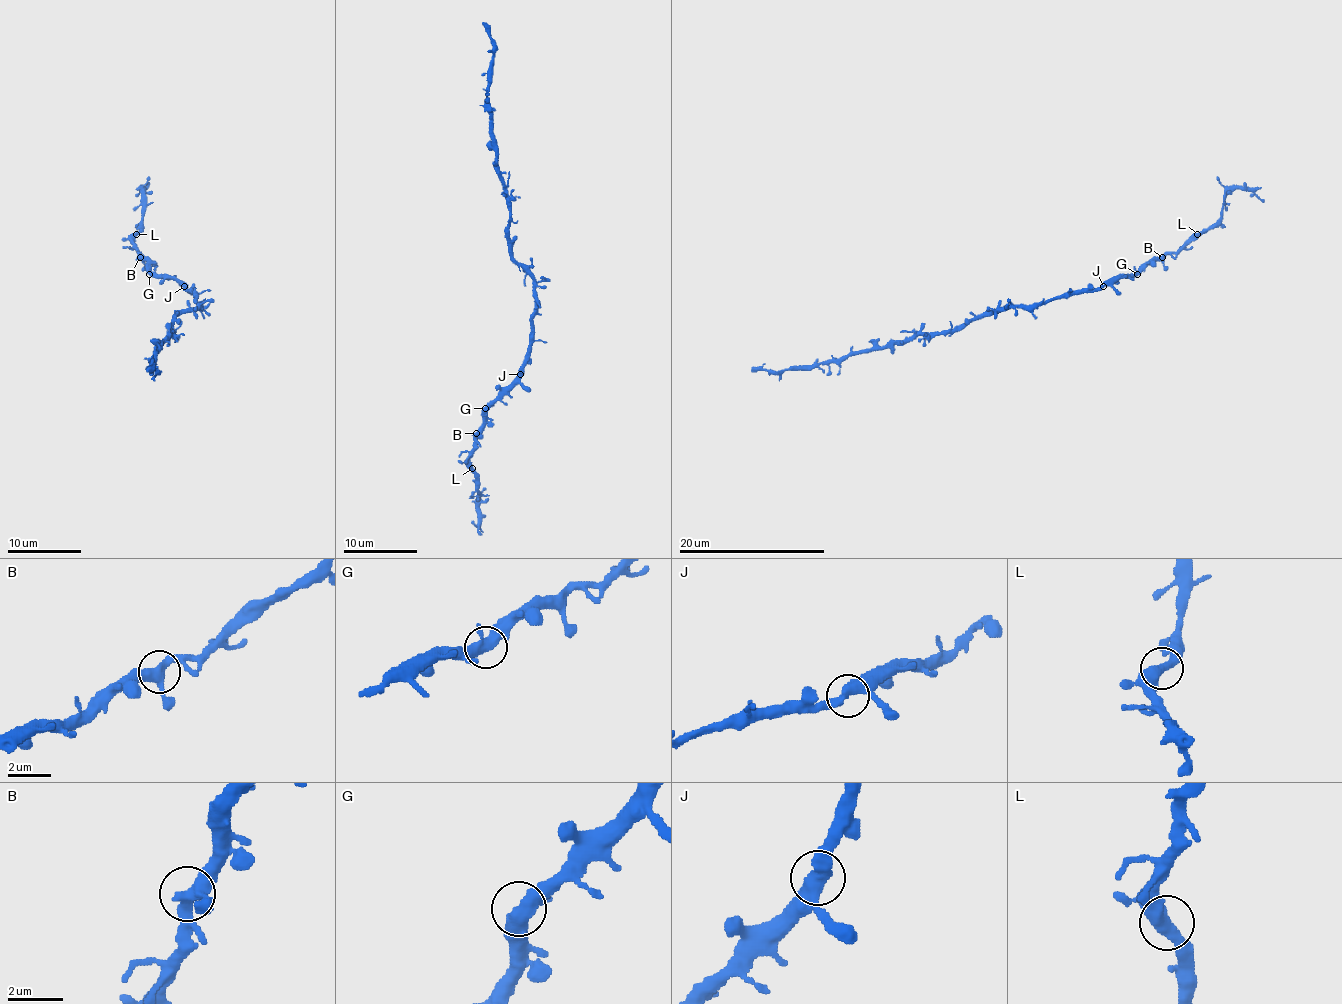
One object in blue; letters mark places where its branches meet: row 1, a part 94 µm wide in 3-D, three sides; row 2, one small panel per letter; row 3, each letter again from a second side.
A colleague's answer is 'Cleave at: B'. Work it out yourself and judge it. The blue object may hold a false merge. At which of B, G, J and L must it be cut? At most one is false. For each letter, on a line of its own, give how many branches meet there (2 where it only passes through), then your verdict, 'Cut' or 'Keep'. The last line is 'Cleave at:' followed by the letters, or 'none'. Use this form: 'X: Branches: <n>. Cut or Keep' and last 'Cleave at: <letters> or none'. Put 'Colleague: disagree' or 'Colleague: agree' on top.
Colleague: disagree
B: Branches: 3. Keep
G: Branches: 3. Keep
J: Branches: 3. Keep
L: Branches: 2. Keep
Cleave at: none

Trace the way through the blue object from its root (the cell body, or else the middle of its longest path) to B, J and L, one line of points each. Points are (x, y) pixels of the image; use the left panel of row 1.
B: (198, 305), (196, 298), (184, 285), (169, 278), (160, 278), (151, 270), (147, 261), (140, 257)
J: (198, 305), (196, 298), (184, 287)
L: (198, 305), (196, 298), (184, 285), (169, 278), (160, 278), (151, 270), (134, 243), (136, 234)

